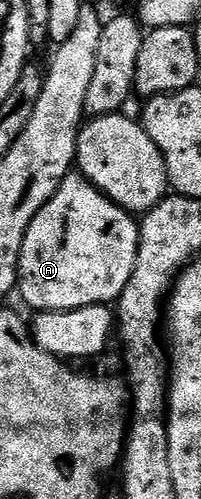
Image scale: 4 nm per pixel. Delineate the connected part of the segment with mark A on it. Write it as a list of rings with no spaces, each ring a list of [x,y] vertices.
[[[69,174],[58,186],[46,206],[30,222],[20,251],[20,275],[18,296],[36,312],[50,310],[78,310],[95,304],[111,305],[119,301],[130,274],[134,274],[134,262],[138,258],[140,225],[137,217],[116,203],[79,174]]]

